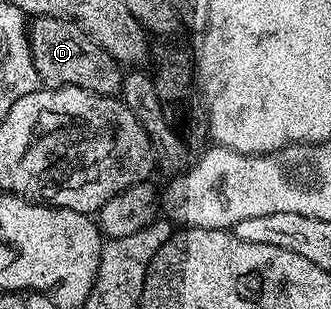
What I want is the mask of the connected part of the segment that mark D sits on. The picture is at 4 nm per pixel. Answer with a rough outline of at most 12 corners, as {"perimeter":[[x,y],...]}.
{"perimeter":[[61,16],[28,42],[41,86],[119,94],[120,62]]}

